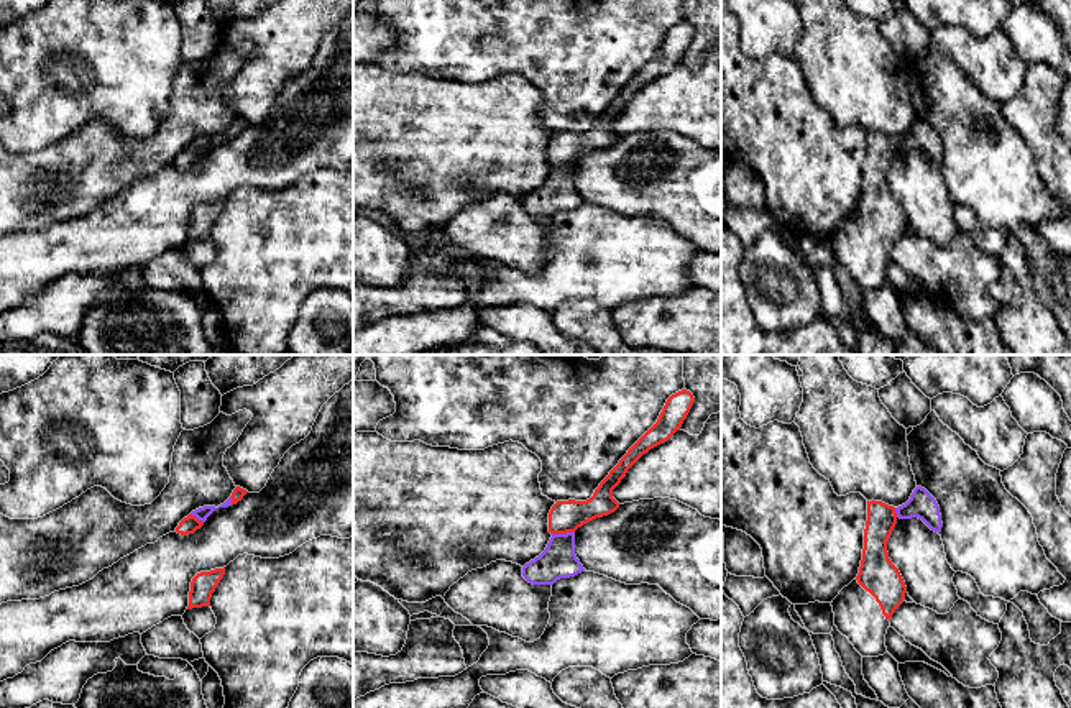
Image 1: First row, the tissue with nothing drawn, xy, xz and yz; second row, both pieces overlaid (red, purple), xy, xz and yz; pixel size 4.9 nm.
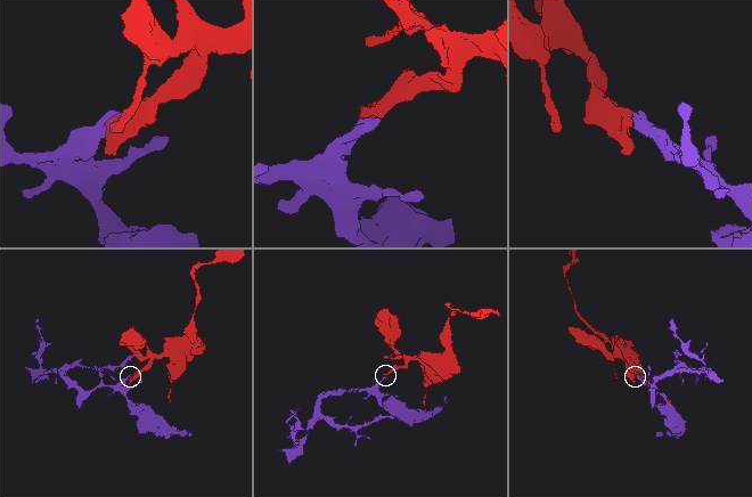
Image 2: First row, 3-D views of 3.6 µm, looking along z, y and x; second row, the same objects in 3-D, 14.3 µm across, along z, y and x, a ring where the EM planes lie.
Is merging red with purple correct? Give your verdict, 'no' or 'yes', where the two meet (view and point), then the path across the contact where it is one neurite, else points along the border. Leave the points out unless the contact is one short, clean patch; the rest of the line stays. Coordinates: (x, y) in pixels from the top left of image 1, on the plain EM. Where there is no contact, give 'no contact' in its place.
yes; contact xz (562, 165); way xz (565, 148), (562, 165), (559, 193)

